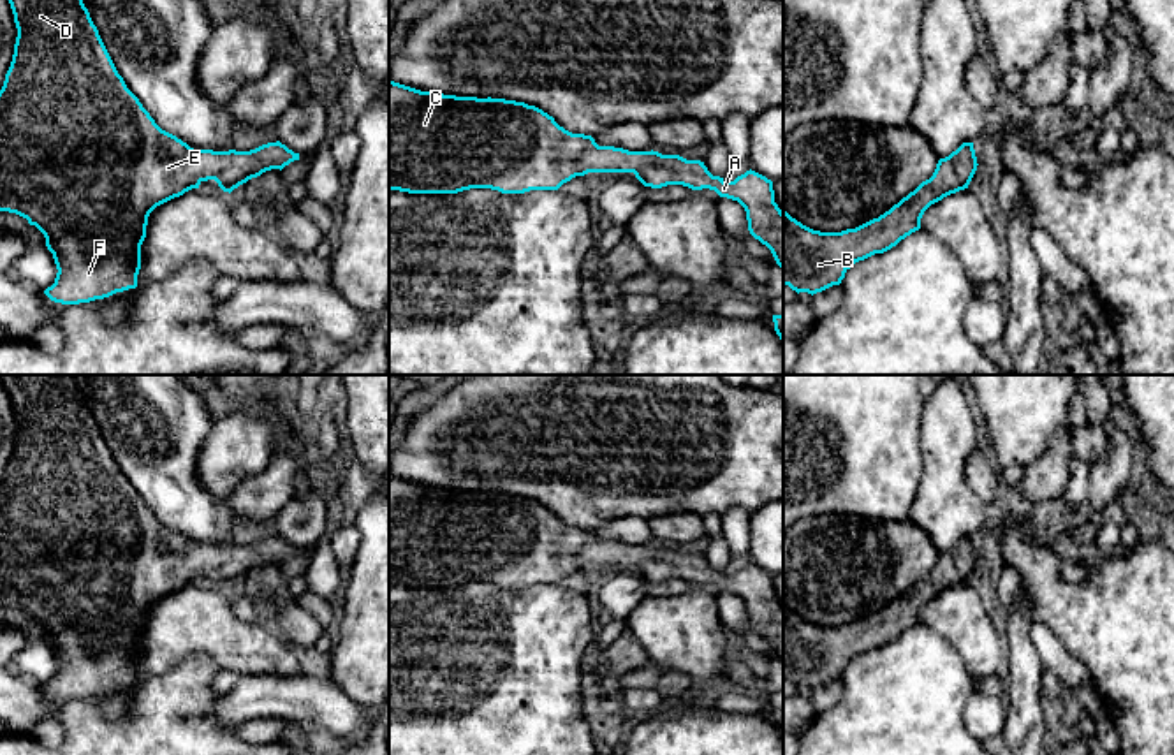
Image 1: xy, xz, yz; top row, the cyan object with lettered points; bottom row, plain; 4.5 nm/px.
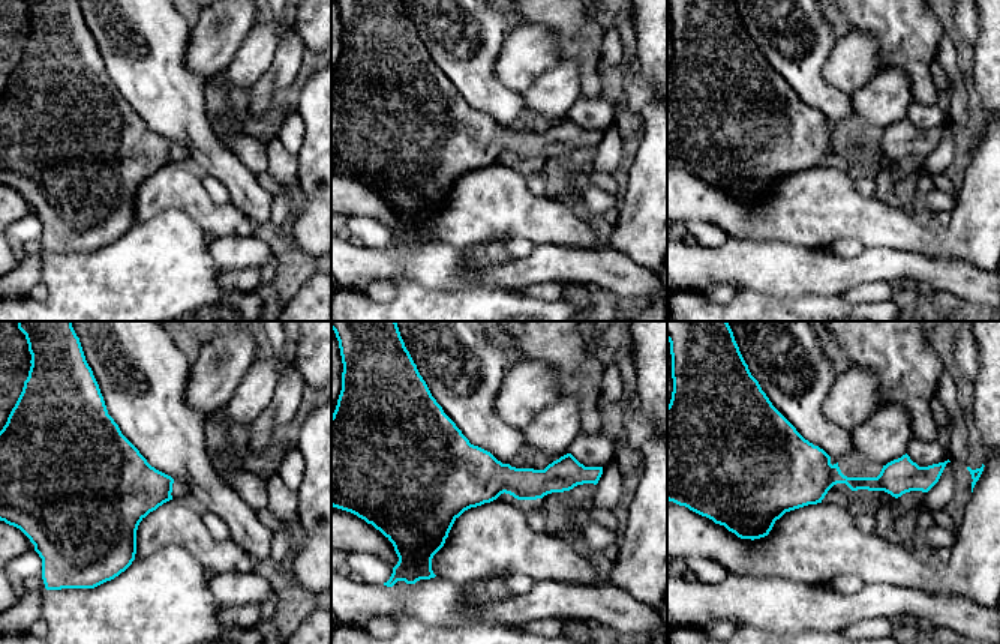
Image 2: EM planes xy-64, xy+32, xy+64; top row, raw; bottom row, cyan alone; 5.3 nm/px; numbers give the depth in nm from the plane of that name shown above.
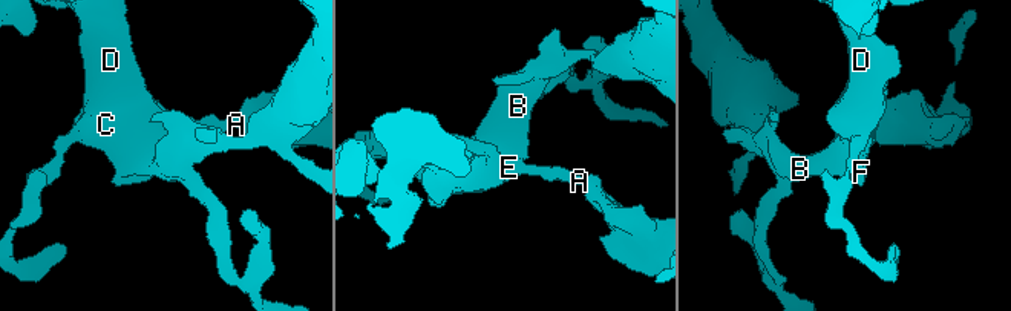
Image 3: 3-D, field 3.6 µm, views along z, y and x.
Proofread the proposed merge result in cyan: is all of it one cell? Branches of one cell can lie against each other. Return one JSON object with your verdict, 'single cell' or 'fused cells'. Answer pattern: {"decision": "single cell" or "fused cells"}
{"decision": "single cell"}

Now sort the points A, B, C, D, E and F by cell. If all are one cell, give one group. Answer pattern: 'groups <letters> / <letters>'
groups A B C D E F

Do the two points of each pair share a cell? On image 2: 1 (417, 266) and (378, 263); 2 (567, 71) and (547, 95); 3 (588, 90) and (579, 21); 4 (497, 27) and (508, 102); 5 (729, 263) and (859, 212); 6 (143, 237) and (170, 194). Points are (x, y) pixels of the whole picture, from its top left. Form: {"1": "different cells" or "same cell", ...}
{"1": "same cell", "2": "same cell", "3": "same cell", "4": "same cell", "5": "different cells", "6": "different cells"}

